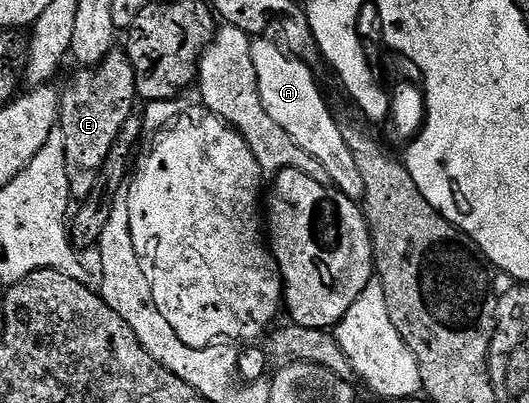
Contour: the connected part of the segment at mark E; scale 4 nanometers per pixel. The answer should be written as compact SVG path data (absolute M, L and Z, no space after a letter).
M112 51L101 63L93 67L82 67L79 73L71 79L60 93L60 128L64 135L64 159L66 160L66 174L71 198L81 203L90 197L92 187L96 183L96 175L100 167L104 167L104 159L108 159L108 151L116 143L120 135L120 127L135 112L134 101L138 97L134 68L124 51Z

